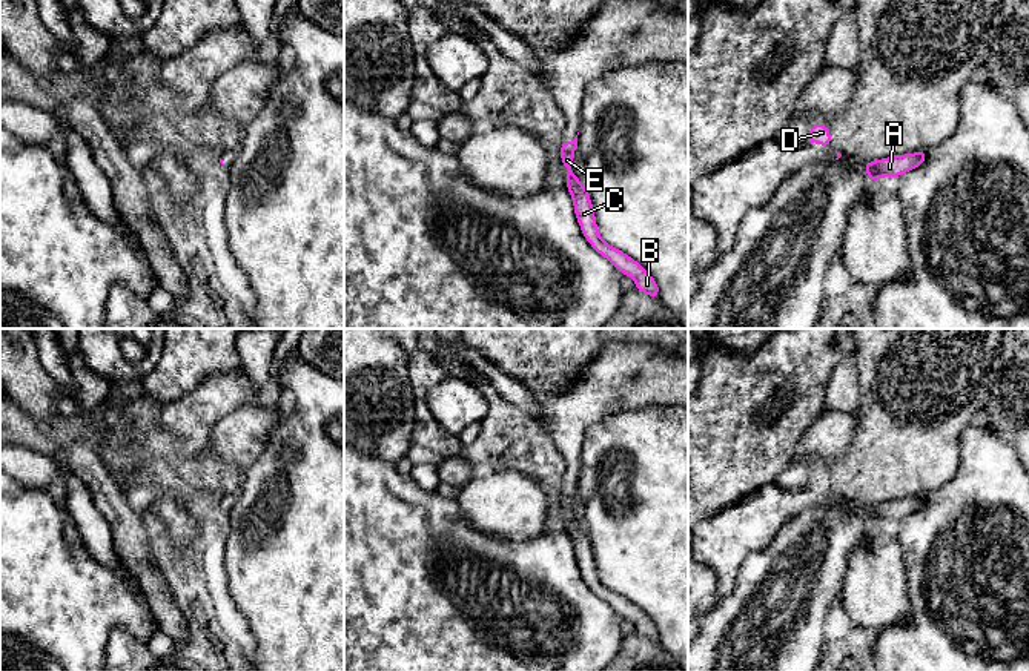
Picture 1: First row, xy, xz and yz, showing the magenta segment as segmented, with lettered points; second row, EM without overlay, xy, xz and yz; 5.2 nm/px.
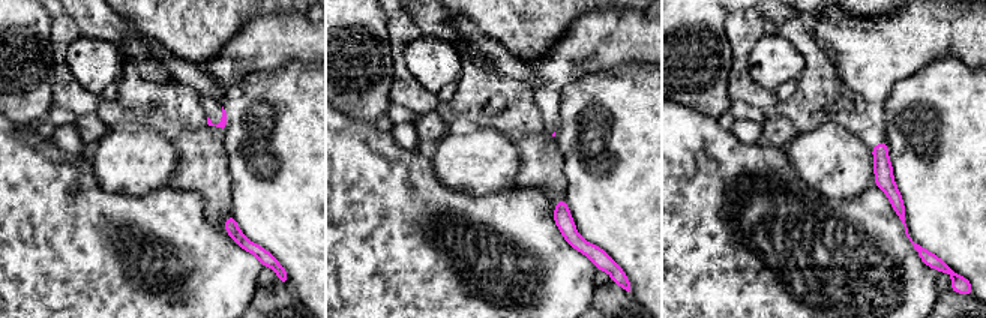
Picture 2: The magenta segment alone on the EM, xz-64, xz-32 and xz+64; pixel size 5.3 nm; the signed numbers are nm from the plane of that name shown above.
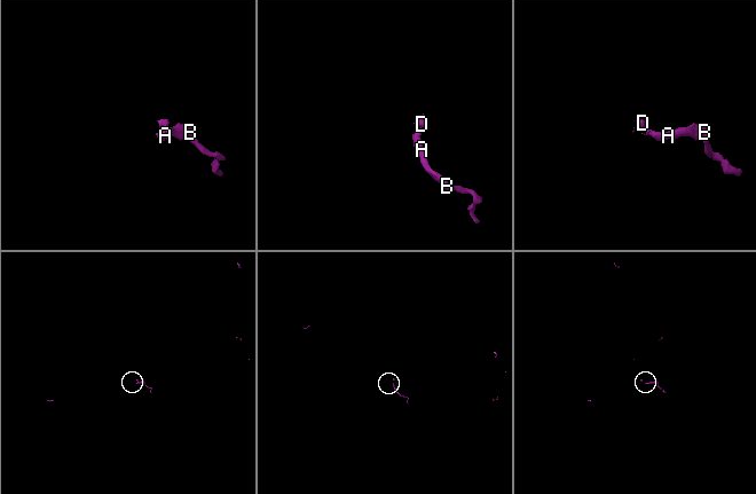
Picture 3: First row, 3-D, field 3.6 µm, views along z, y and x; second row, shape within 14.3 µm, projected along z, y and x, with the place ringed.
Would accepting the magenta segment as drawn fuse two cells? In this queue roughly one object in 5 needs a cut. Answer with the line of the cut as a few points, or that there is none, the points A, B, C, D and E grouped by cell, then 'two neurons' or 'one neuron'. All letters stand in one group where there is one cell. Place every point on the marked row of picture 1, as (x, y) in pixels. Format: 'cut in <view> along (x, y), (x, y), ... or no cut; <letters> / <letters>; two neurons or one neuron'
no cut; A B C D E; one neuron

